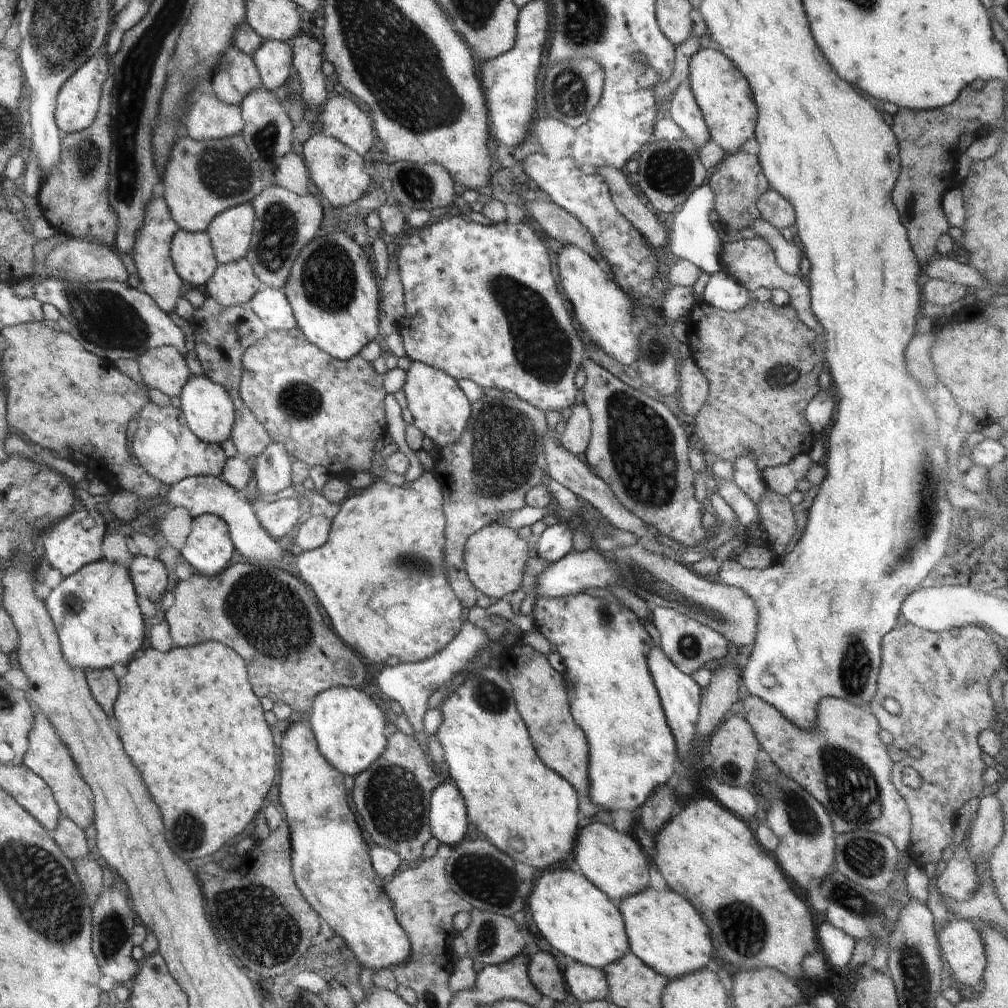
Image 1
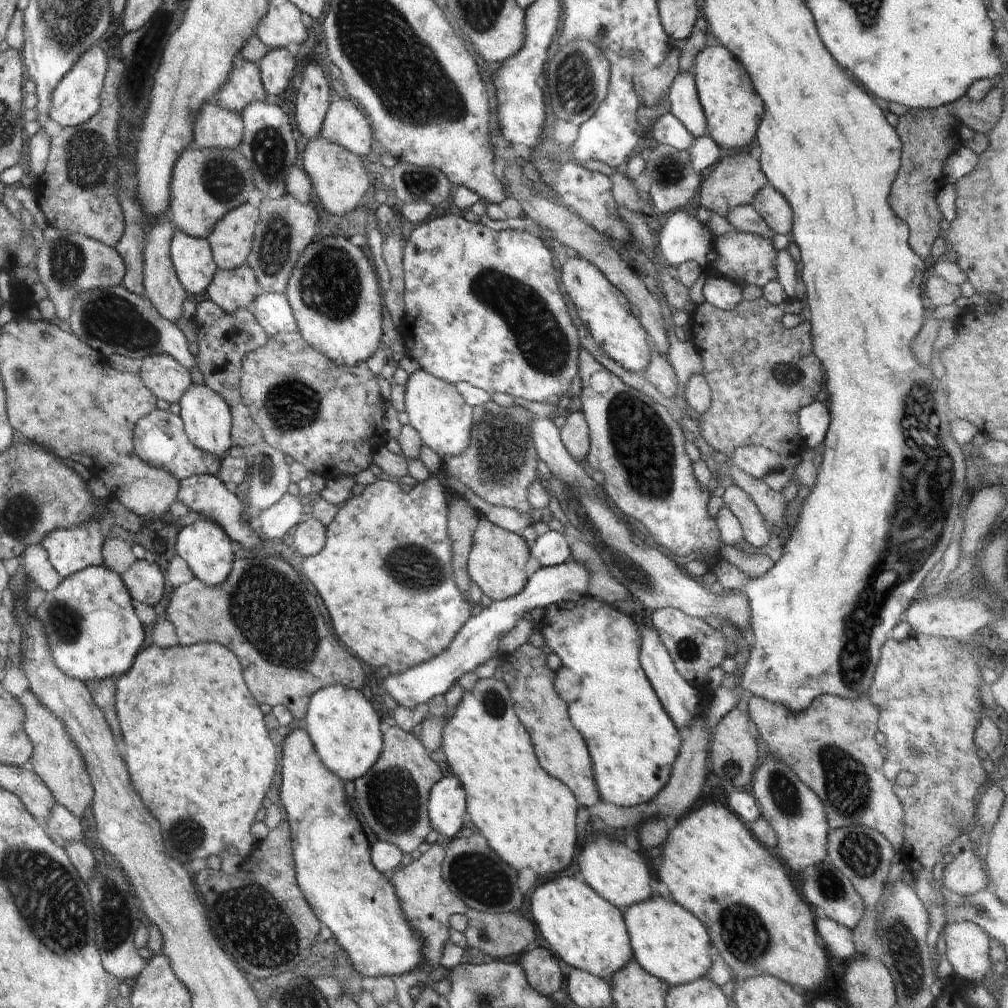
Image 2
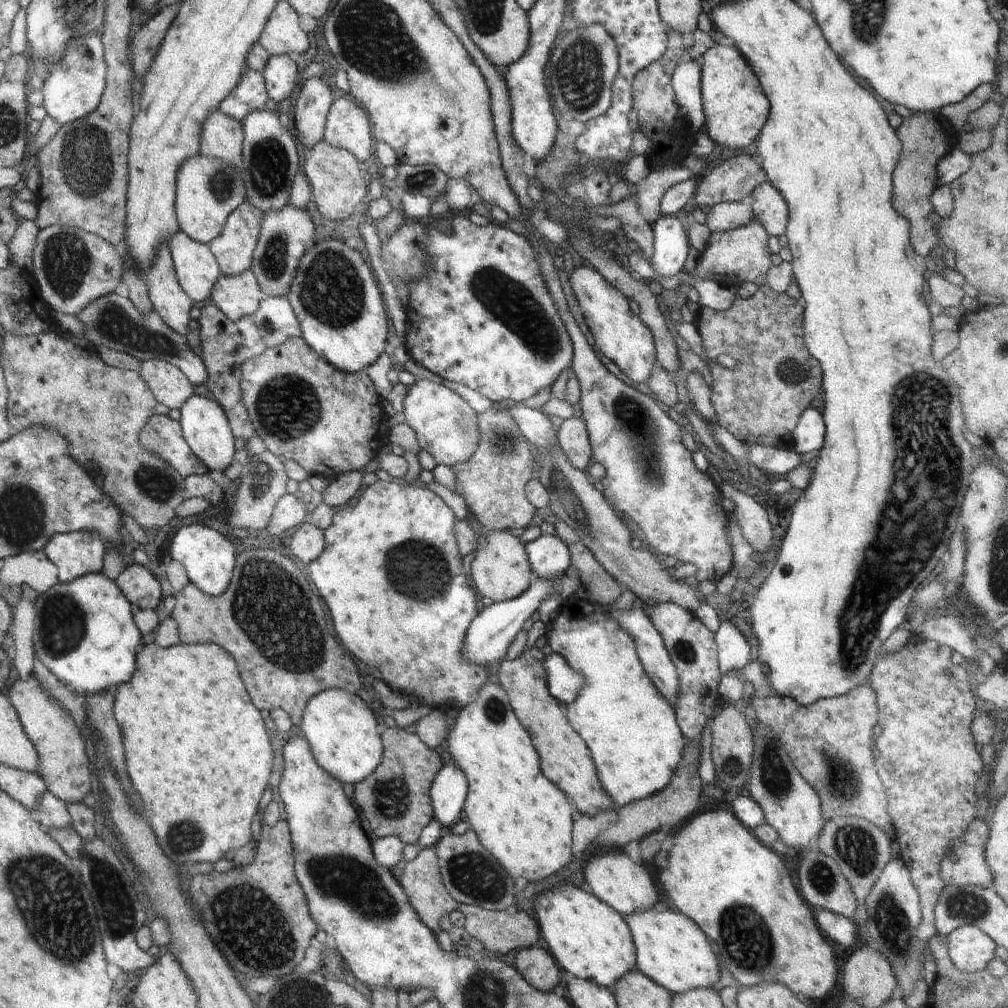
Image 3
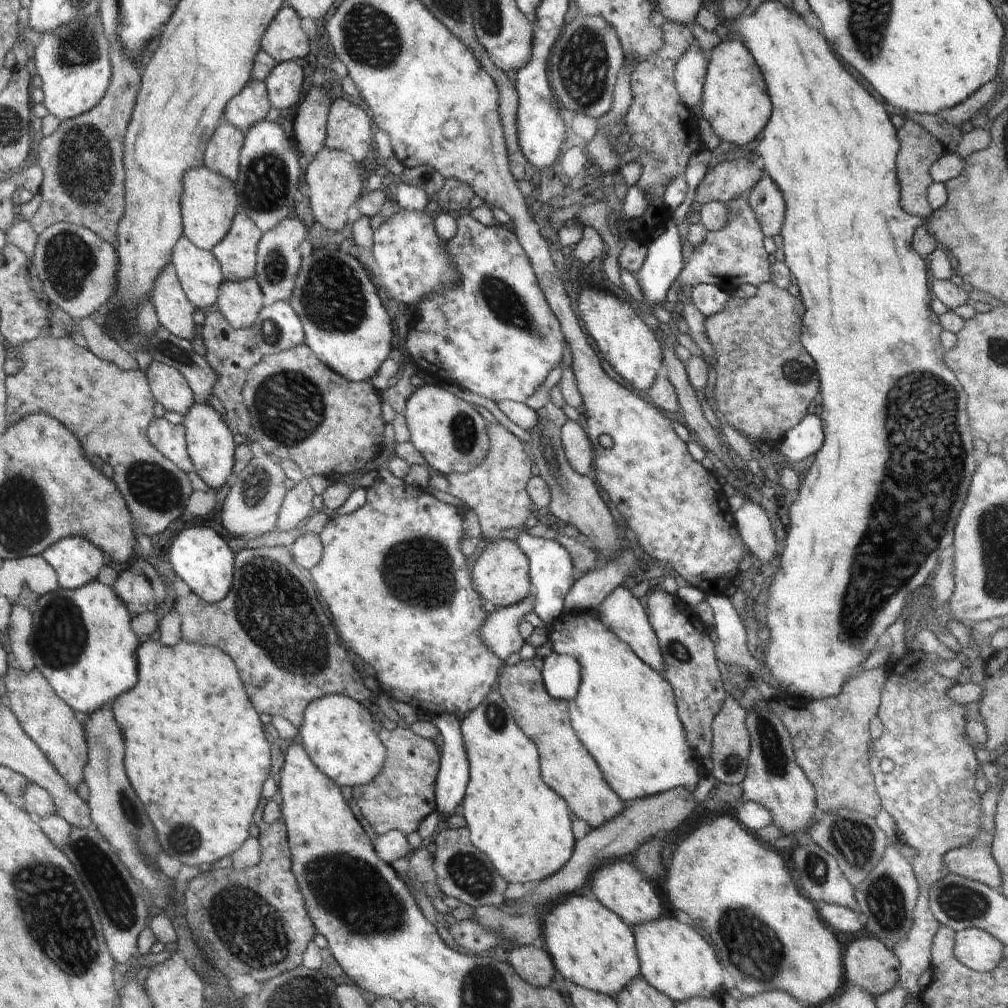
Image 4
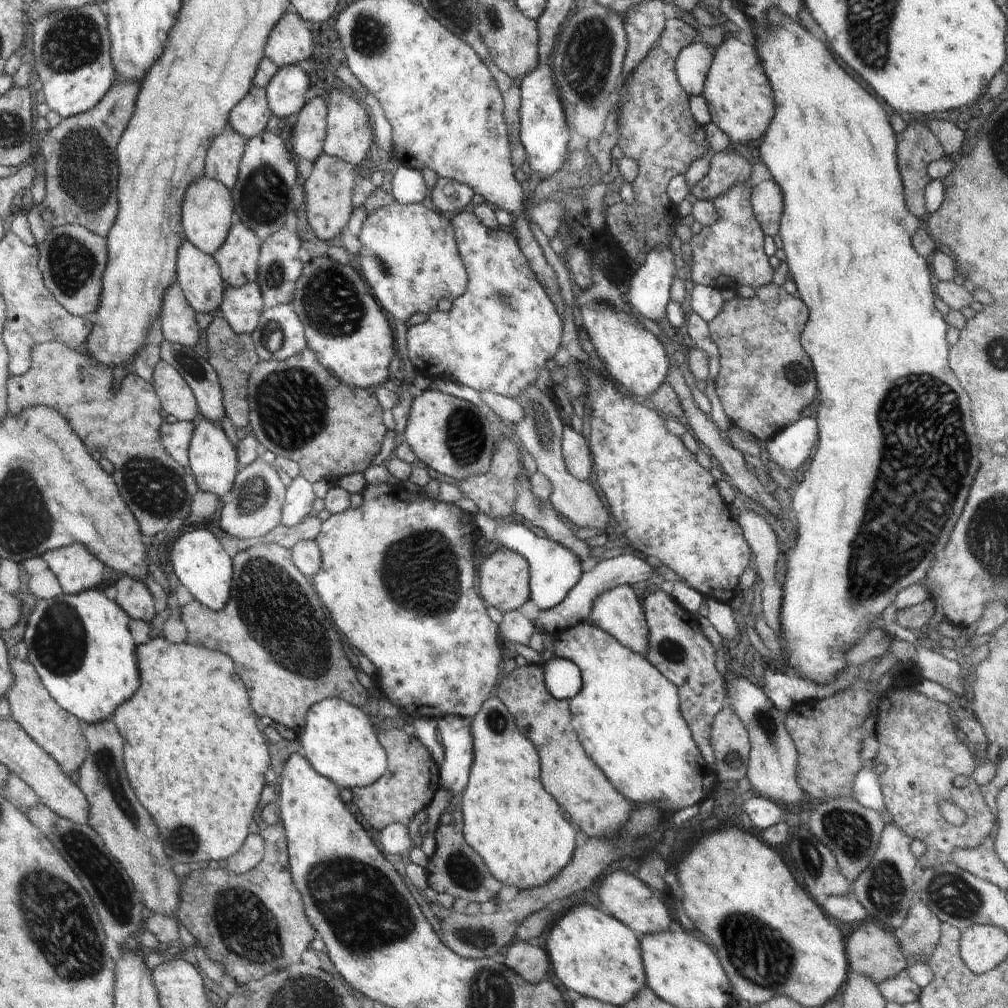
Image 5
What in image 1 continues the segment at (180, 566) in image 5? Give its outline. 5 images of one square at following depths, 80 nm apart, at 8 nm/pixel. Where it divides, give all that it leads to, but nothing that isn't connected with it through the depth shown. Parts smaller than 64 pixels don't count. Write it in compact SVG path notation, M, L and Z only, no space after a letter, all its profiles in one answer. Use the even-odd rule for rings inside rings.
M204 513L193 518L190 534L180 552L196 572L213 577L225 570L234 550L224 519Z

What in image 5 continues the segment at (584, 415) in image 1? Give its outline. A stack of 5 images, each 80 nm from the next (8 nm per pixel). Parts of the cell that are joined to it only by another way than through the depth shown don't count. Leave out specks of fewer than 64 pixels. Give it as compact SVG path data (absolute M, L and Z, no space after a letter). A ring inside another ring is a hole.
M571 425L563 427L561 451L567 471L580 480L587 480L593 470L591 450L585 436Z

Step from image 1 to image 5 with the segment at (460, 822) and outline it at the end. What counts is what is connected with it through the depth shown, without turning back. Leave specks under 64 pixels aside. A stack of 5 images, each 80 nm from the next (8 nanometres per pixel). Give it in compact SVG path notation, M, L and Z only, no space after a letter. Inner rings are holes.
M445 716L437 720L438 737L444 749L441 786L452 796L462 794L469 781L474 745L470 730L471 720L461 716Z

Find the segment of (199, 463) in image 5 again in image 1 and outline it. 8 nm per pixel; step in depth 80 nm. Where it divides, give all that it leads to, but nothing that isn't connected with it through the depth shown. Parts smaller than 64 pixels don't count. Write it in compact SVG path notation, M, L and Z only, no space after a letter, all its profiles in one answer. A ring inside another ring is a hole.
M193 375L185 384L180 394L181 409L185 415L189 429L196 433L202 441L210 445L221 445L230 438L235 421L235 408L224 385L213 381L206 375Z

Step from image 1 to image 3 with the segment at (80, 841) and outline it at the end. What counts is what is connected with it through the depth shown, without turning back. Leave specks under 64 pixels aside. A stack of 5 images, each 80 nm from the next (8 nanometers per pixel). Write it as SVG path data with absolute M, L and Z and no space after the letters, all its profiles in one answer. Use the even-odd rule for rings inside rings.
M46 792L40 799L39 808L36 814L33 814L47 833L52 829L72 828L73 820L70 818L67 804L50 792Z

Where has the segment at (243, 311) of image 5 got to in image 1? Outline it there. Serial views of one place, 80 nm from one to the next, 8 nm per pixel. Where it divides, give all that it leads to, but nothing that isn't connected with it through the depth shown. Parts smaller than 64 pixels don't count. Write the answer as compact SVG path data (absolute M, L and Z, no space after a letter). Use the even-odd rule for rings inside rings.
M241 259L219 264L212 279L205 284L203 291L224 308L248 303L265 284L254 274L250 261Z

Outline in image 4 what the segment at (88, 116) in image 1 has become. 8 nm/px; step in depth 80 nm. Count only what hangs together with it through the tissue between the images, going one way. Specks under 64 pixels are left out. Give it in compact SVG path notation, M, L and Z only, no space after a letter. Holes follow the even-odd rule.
M100 16L76 18L62 27L31 38L31 65L42 79L43 104L50 114L61 119L74 119L92 110L105 96L112 78L109 42Z

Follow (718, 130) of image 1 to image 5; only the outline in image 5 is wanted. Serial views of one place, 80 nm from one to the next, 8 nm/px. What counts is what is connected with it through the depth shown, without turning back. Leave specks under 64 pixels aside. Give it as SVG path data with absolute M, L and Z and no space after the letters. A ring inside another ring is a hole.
M743 37L722 41L713 52L703 94L690 97L689 107L701 125L714 123L727 134L732 145L748 145L764 136L774 118L774 93L752 41Z

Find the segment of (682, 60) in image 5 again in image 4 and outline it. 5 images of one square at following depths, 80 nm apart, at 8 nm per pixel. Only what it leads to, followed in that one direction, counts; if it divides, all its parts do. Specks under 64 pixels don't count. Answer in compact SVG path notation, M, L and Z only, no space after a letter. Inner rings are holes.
M698 46L688 49L675 64L676 90L691 111L701 104L707 64L707 56Z

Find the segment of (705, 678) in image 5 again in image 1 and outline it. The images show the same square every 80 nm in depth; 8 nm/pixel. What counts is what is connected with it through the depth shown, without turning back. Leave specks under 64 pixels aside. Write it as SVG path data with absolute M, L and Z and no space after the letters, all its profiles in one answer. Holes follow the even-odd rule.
M655 607L651 613L653 623L660 633L661 649L672 664L684 674L690 675L703 668L706 662L719 661L724 655L728 655L728 639L710 626L700 624L697 620L666 607Z

